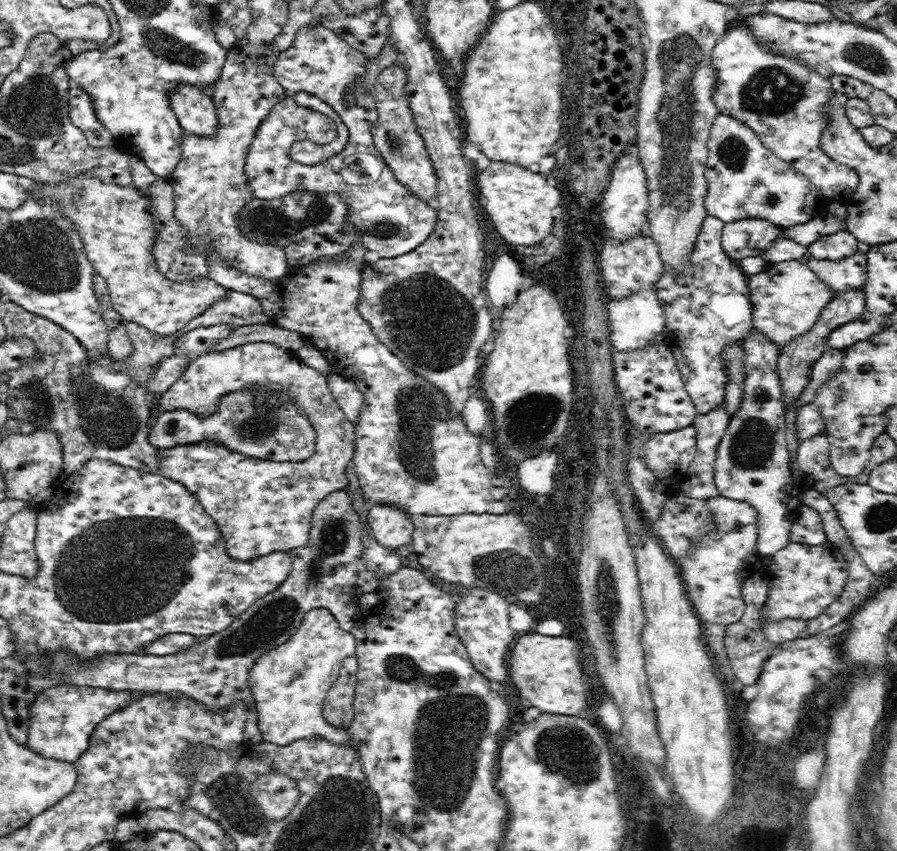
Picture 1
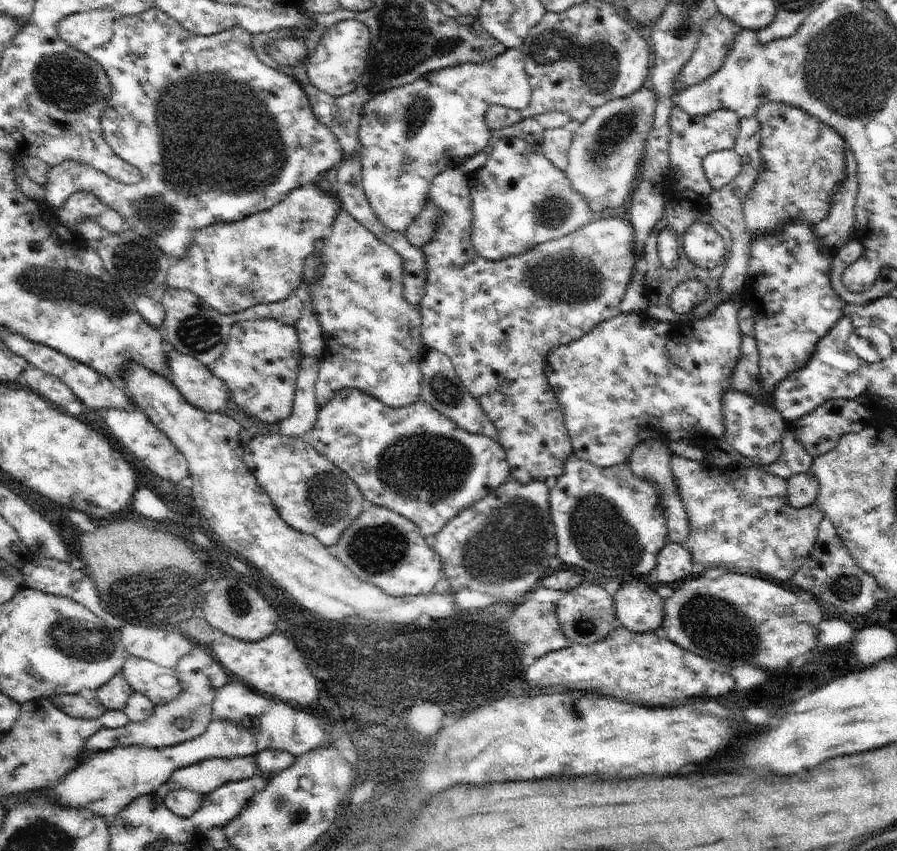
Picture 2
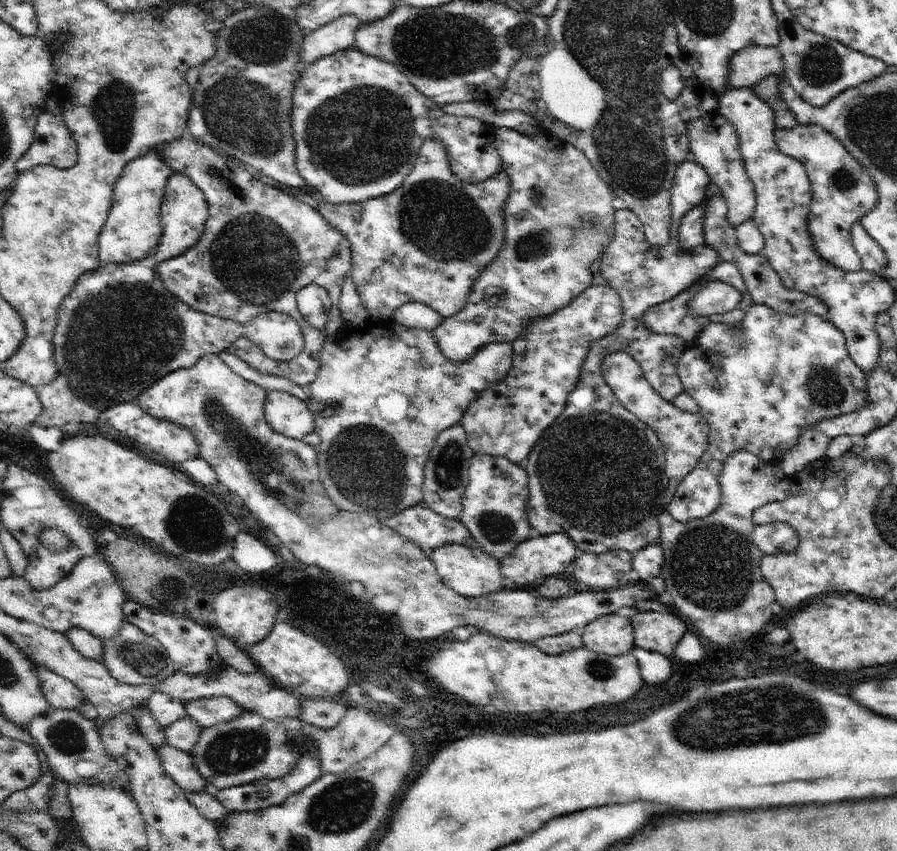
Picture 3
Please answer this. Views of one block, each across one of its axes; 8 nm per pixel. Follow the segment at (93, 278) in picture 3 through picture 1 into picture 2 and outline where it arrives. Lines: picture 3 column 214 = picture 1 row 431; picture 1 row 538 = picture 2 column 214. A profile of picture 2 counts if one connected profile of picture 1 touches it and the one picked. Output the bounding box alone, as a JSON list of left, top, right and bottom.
[167,182,339,316]

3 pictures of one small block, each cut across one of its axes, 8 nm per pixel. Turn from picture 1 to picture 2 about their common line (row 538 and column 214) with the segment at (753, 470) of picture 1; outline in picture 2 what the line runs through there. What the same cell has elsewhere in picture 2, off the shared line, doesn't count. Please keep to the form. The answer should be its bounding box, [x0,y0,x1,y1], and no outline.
[165,756,257,794]

